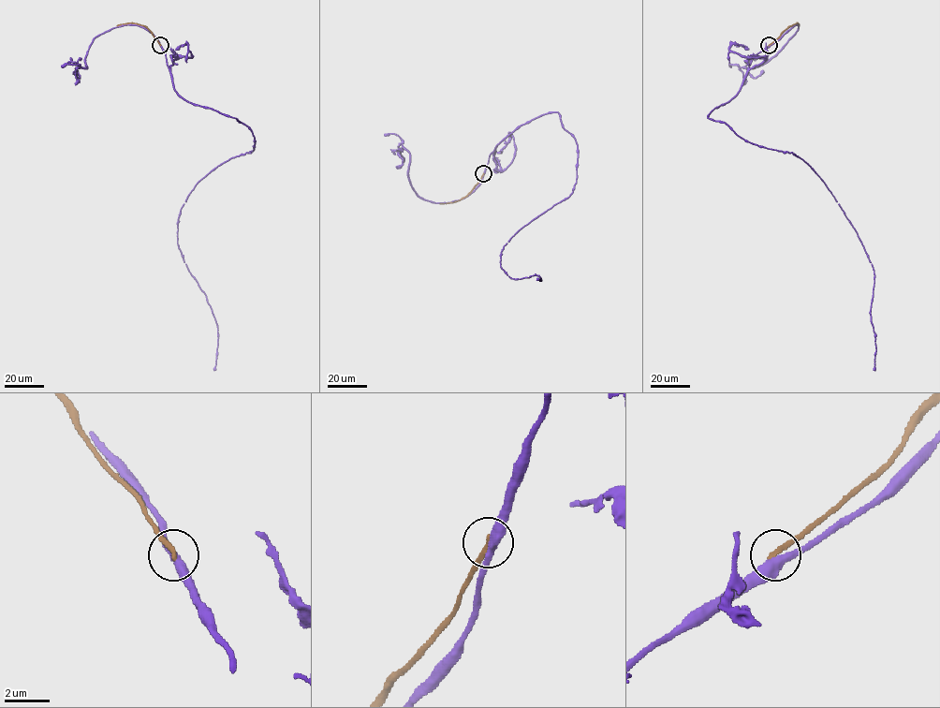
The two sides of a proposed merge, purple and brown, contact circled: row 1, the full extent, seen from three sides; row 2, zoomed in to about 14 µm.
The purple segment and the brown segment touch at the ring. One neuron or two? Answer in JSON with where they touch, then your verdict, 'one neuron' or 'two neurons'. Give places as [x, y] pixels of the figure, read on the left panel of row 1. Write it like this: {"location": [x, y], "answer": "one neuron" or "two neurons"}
{"location": [160, 45], "answer": "two neurons"}

